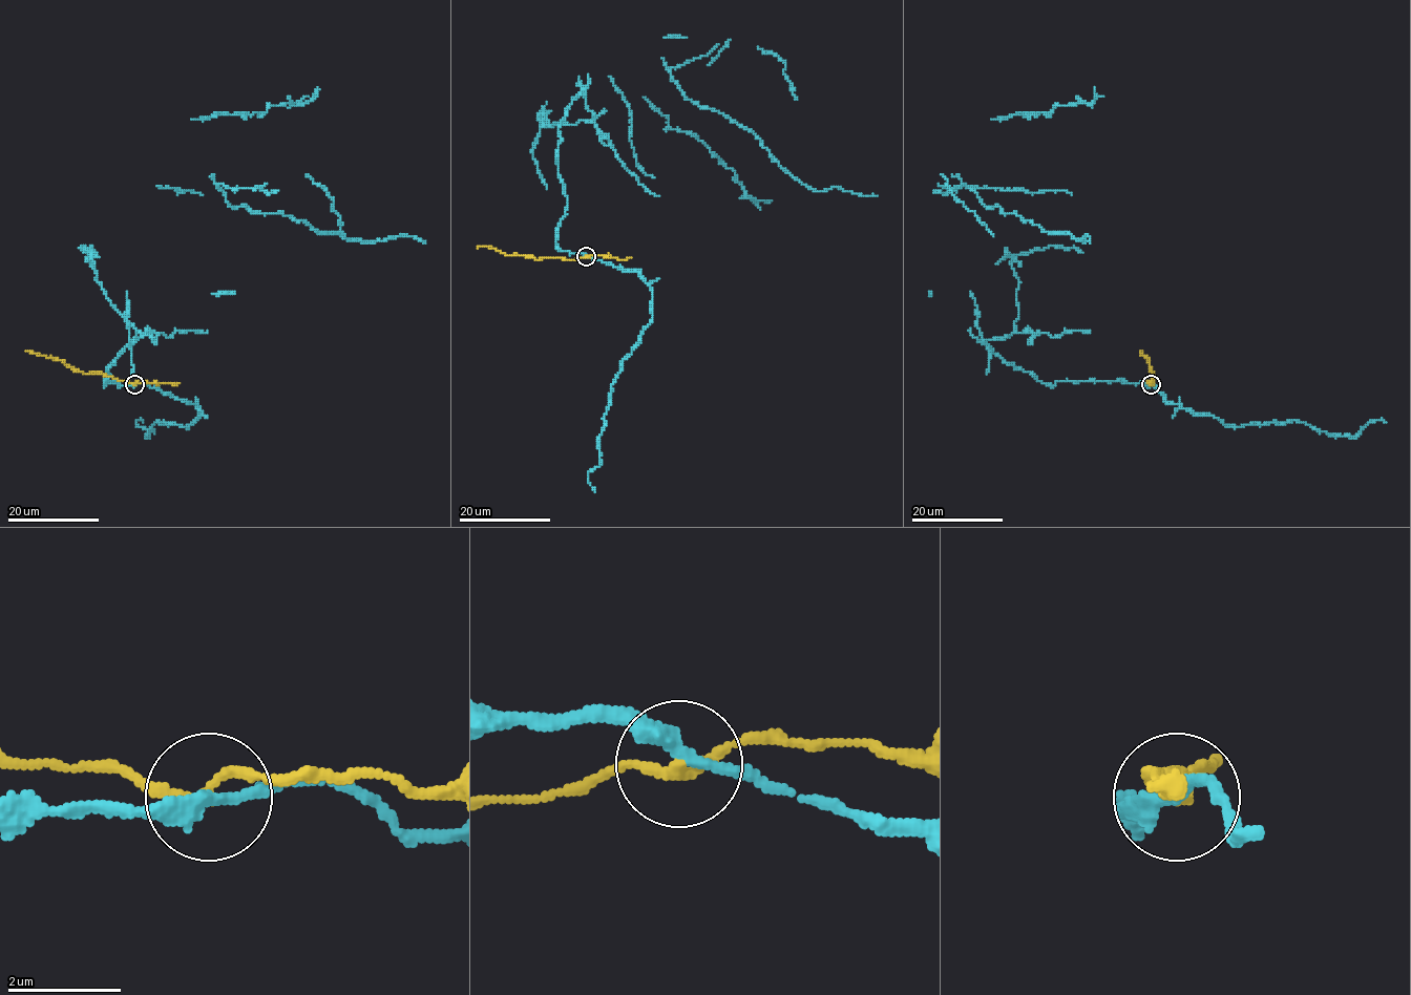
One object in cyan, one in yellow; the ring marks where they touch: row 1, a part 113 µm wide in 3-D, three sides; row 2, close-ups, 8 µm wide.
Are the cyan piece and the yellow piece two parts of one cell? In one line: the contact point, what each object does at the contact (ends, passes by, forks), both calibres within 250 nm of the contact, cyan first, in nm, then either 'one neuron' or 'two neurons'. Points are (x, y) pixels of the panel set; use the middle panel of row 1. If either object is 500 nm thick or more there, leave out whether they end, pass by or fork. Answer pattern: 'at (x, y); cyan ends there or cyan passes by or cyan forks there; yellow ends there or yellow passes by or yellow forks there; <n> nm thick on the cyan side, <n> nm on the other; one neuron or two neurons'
at (586, 256); cyan passes by; yellow passes by; 280 nm thick on the cyan side, 170 nm on the other; two neurons

